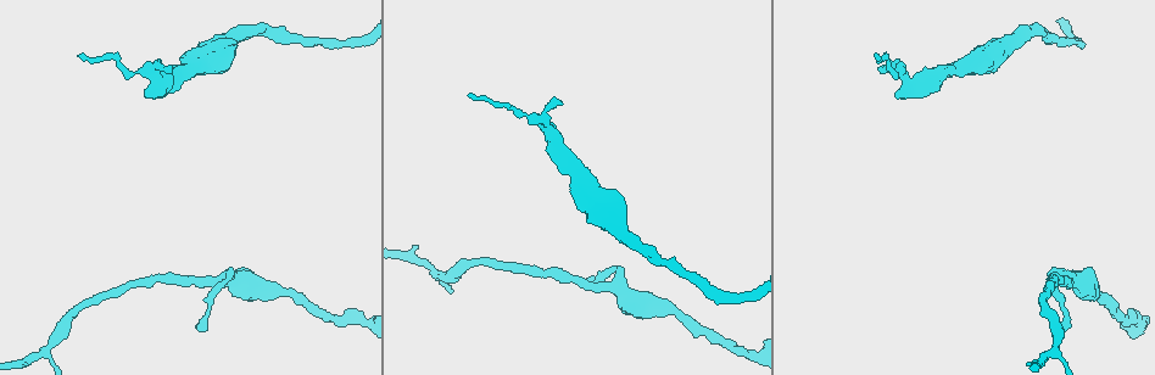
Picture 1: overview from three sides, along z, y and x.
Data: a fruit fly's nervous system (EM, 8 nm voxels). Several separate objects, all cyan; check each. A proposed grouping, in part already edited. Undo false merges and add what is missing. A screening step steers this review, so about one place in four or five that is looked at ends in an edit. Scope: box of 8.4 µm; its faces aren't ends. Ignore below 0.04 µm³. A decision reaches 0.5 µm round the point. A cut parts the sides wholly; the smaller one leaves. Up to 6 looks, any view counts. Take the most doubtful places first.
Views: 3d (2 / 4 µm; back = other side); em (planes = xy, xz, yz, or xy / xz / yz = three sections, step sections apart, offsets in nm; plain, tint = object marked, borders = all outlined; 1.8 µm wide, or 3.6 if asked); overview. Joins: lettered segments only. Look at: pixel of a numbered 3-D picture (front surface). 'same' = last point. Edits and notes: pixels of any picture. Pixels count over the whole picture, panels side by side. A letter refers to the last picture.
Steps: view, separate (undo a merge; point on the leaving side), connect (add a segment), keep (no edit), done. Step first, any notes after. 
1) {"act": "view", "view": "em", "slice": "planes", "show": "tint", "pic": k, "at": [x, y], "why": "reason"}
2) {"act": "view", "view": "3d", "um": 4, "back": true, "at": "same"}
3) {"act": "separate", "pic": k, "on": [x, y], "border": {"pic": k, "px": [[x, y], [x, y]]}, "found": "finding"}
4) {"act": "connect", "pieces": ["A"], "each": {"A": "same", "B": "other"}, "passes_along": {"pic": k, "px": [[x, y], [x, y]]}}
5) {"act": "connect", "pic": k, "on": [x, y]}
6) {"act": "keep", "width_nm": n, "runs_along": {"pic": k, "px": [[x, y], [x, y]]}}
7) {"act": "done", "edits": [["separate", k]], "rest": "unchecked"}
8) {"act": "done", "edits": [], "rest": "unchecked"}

{"act": "view", "view": "em", "slice": "planes", "show": "borders", "pic": 1, "at": [897, 95], "why": "an open end"}

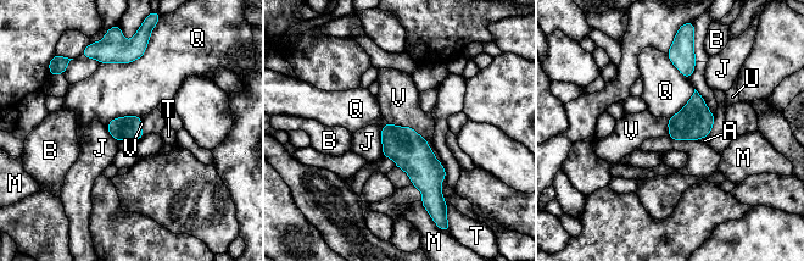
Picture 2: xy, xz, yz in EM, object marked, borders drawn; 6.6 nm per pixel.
{"act": "connect", "pieces": ["V"], "longest_contact_nm": ["Q", 320], "each": {"A": "other", "B": "other", "J": "other", "M": "other", "Q": "other", "T": "other", "U": "other", "V": "same"}, "found": "the neuron continues"}

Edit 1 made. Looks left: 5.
{"act": "view", "view": "overview"}

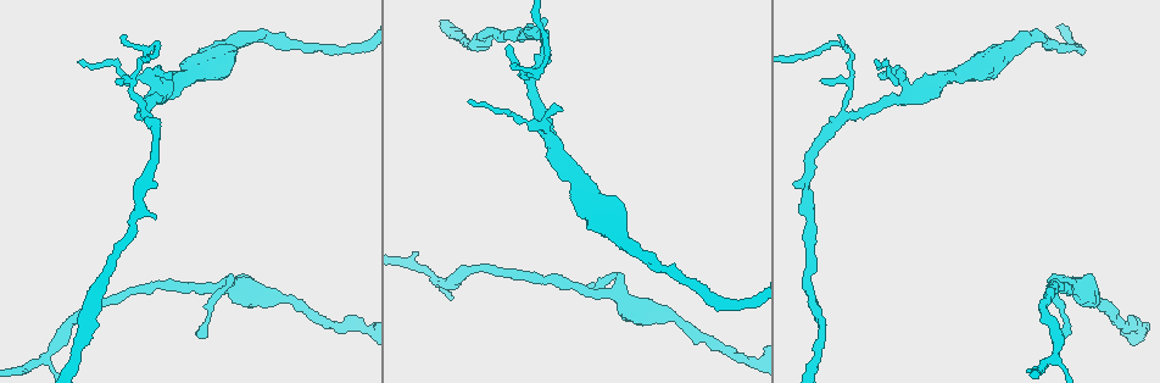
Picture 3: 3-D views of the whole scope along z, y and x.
{"act": "view", "view": "3d", "um": 2, "pic": 3, "at": [198, 334], "why": "tapers out"}

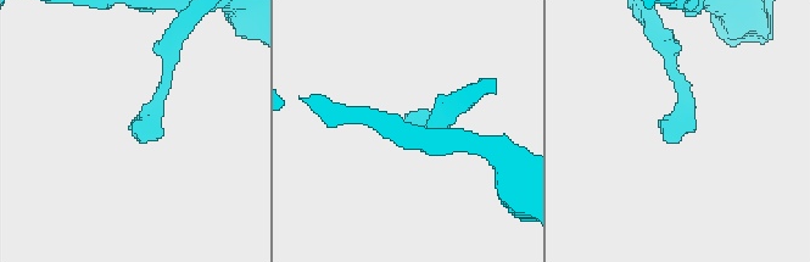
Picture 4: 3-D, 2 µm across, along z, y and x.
{"act": "view", "view": "em", "slice": "planes", "show": "borders", "pic": 4, "at": [409, 118]}

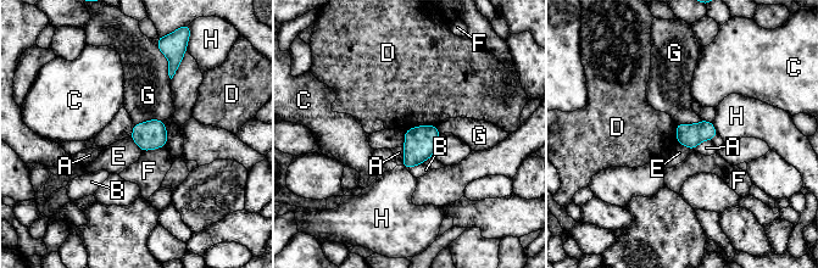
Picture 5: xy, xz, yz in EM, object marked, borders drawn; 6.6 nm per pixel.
{"act": "keep", "width_nm": 150, "each": {"A": "other", "B": "other", "C": "other", "D": "other", "E": "other", "F": "other", "G": "other", "H": "other"}, "found": "no lettered segment goes on from it"}

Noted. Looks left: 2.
{"act": "done", "edits": [["connect", 2]], "rest": "unchecked"}

